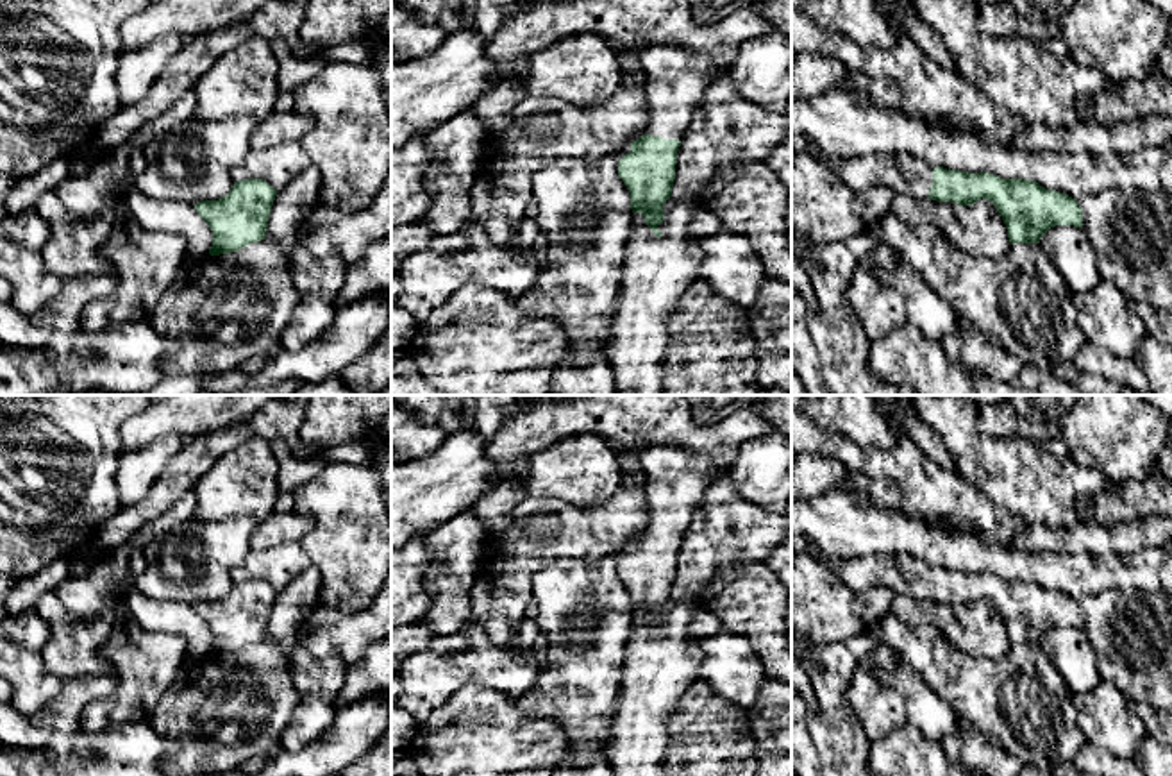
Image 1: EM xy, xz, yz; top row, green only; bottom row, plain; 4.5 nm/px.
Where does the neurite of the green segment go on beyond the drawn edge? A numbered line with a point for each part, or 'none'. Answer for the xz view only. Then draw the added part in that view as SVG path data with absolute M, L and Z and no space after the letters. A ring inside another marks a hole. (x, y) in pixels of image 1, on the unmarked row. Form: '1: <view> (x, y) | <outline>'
1: xz (676, 478) | M652 447L640 454L649 522L643 535L682 540L695 506L716 481L711 454L686 447Z

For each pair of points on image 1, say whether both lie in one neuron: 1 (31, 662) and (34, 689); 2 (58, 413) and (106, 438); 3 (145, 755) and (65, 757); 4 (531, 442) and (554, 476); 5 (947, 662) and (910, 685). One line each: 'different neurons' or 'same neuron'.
1: same neuron
2: same neuron
3: same neuron
4: different neurons
5: different neurons

